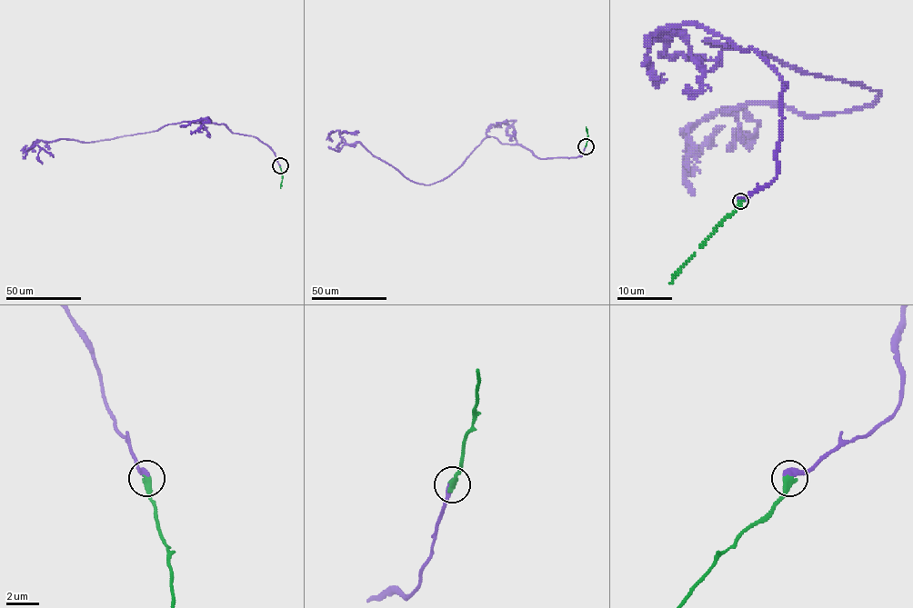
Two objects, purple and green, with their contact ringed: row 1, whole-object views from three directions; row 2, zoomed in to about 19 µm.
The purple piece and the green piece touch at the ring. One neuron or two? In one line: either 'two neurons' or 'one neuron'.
one neuron

